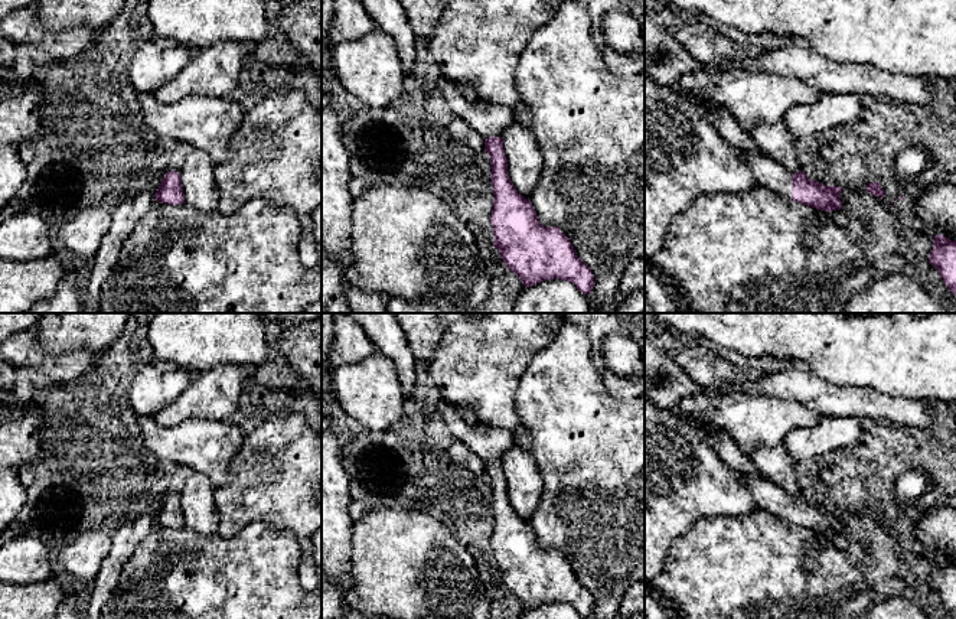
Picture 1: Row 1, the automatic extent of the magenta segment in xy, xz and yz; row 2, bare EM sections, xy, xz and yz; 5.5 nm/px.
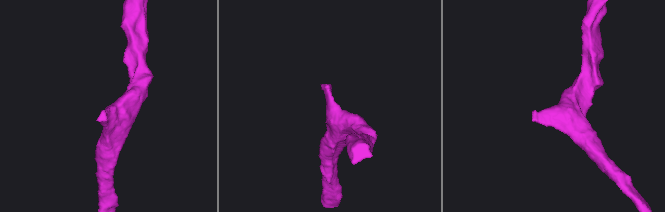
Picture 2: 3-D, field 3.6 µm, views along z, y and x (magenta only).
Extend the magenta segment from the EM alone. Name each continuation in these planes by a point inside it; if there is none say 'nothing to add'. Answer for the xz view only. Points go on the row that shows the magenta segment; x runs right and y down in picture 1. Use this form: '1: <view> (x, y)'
1: xz (488, 119)

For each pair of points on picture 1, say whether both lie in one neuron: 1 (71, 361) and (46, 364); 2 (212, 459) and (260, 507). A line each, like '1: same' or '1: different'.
1: same
2: different

